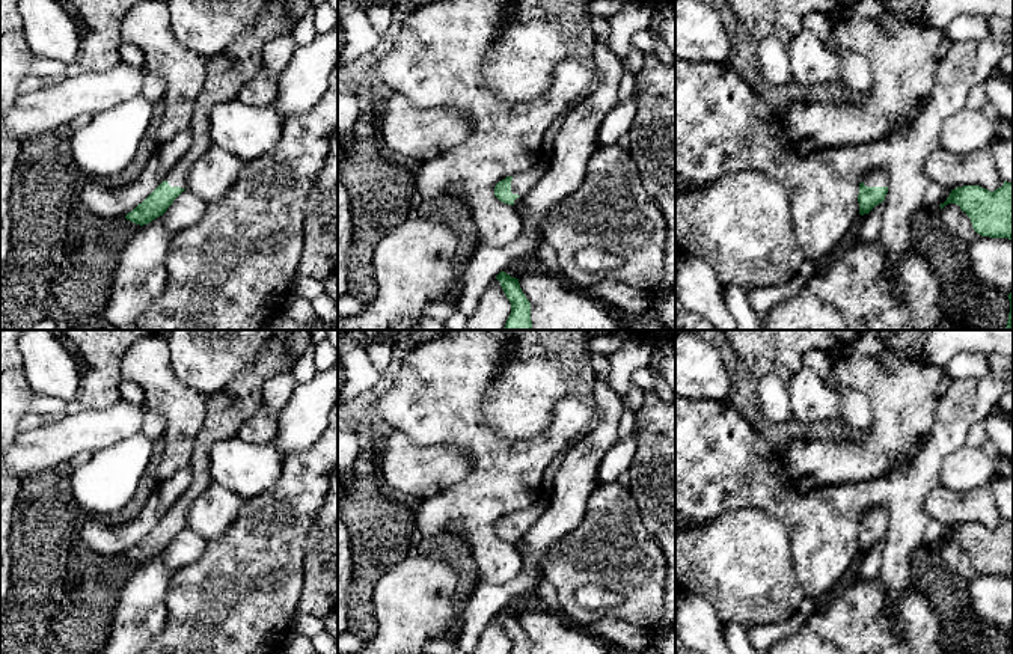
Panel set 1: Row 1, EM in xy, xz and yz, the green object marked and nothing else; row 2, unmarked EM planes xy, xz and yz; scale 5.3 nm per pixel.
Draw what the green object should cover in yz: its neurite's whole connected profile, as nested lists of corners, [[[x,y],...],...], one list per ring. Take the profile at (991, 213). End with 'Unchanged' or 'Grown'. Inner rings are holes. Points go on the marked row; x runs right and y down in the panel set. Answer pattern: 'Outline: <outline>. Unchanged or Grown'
Outline: [[[1004,181],[995,191],[980,185],[957,187],[941,209],[948,203],[959,205],[981,237],[1013,240],[1013,182]]]. Unchanged

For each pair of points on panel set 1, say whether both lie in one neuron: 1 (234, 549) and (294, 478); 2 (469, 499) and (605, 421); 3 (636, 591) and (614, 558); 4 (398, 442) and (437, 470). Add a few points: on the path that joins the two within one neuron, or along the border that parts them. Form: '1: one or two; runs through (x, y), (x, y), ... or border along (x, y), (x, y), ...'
1: one; runs through (252, 531), (287, 496)
2: two; border along (594, 407), (596, 422), (564, 454)
3: one; runs through (636, 583), (621, 565)
4: one; runs through (407, 451), (428, 469)

